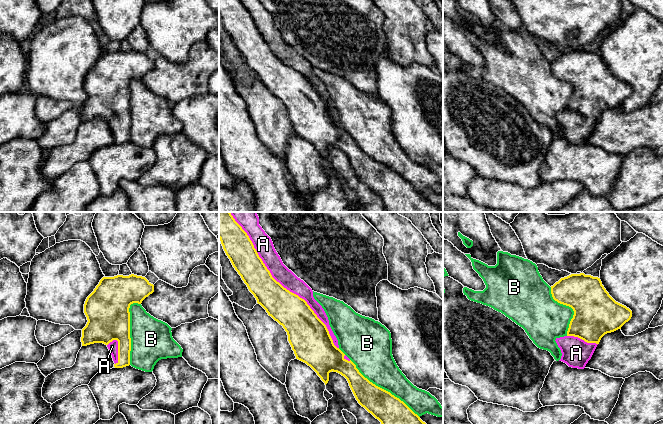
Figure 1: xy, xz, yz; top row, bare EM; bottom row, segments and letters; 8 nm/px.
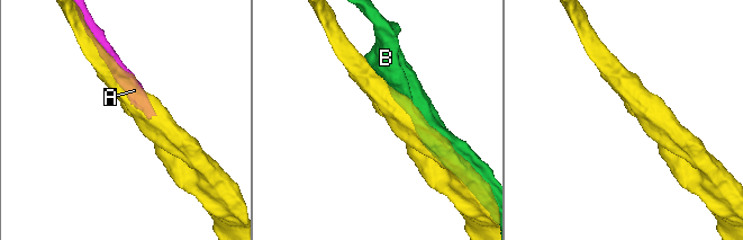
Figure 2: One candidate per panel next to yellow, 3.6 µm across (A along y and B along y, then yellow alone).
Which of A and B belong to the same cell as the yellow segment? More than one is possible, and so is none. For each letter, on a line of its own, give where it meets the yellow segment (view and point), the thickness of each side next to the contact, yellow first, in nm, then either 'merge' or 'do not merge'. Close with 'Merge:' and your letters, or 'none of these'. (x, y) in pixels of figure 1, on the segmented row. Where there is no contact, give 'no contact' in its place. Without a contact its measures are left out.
A: meets yellow in xz at (279, 283); 280 nm thick on the yellow side, 140 nm on the other; merge
B: meets yellow in xz at (383, 389); 240 nm thick on the yellow side, 300 nm on the other; do not merge
Merge: A

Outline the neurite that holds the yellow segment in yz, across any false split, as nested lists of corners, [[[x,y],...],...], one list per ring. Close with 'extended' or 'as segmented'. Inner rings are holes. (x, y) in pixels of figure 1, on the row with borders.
[[[584,273],[561,278],[551,286],[551,294],[574,311],[567,335],[555,340],[562,353],[559,361],[572,368],[584,369],[601,338],[632,317],[629,308],[609,295],[600,278]]] | extended

